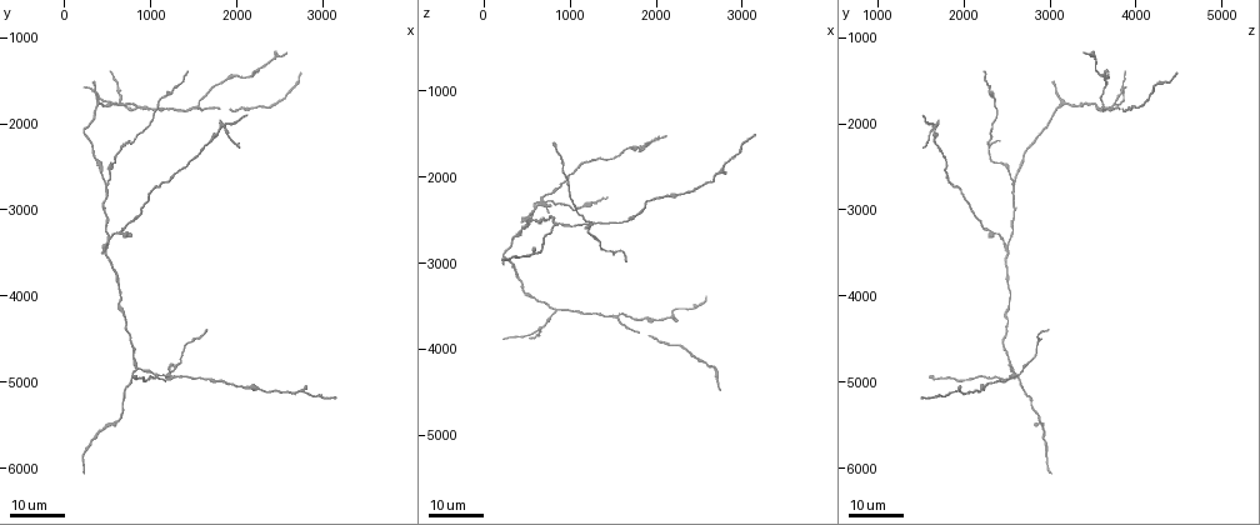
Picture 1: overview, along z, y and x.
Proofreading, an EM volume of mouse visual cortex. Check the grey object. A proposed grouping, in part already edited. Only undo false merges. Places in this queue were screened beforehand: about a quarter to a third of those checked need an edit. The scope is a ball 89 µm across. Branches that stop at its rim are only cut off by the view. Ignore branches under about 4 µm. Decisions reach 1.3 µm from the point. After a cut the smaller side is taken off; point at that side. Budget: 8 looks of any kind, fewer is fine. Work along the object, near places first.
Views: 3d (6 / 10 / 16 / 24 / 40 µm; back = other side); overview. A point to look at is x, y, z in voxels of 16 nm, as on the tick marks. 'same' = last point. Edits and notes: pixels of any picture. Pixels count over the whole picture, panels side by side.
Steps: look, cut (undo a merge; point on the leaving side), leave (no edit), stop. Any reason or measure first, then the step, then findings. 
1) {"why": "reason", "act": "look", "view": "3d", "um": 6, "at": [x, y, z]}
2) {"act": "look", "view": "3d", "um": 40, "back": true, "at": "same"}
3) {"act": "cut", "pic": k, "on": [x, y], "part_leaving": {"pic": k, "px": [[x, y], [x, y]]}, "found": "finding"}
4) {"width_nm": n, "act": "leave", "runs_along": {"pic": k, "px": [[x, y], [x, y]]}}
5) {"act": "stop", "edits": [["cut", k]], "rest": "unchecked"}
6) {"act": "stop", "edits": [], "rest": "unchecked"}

{"why": "arms part here", "act": "look", "view": "3d", "um": 24, "at": [850, 1800, 3600]}

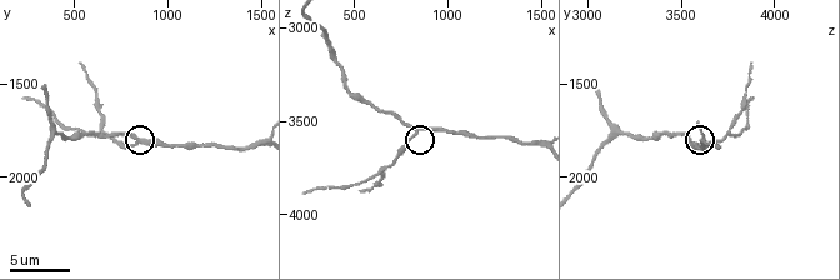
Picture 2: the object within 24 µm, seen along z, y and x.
{"why": "zoom in", "act": "look", "view": "3d", "um": 6, "at": [840, 1800, 3540]}

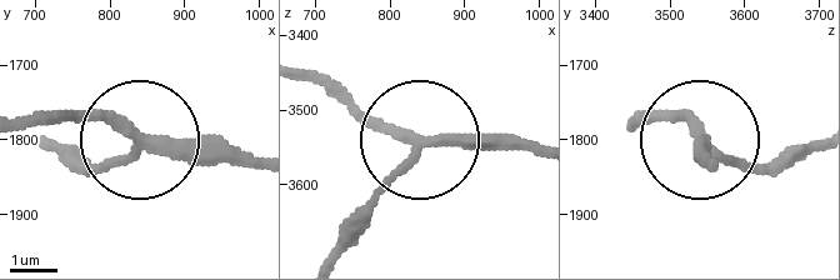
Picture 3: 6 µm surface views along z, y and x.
{"act": "leave", "runs_along": {"pic": 3, "px": [[300, 68], [415, 139], [351, 219]]}, "found": "one cell here"}

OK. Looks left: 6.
{"why": "side arm on a straight run", "act": "look", "view": "3d", "um": 10, "at": [620, 1780, 3760]}

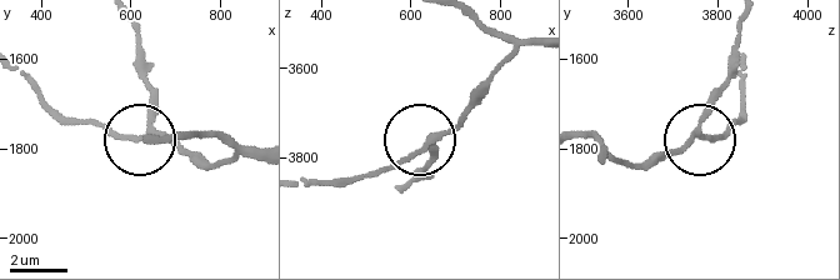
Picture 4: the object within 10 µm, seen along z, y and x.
{"side_arm_um": 7, "act": "leave", "runs_along": {"pic": 4, "px": [[586, 136], [615, 156], [659, 163], [699, 134], [730, 53]]}, "found": "all the same cell"}

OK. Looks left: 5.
{"why": "three-way junction", "act": "look", "view": "3d", "um": 24, "at": [500, 2700, 2550]}

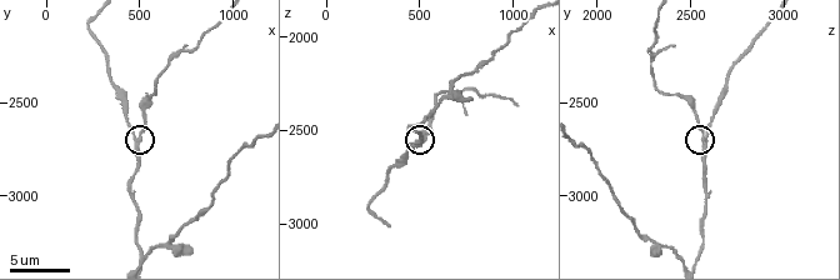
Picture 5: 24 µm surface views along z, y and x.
{"why": "closer look", "act": "look", "view": "3d", "um": 10, "at": [500, 2700, 2560]}

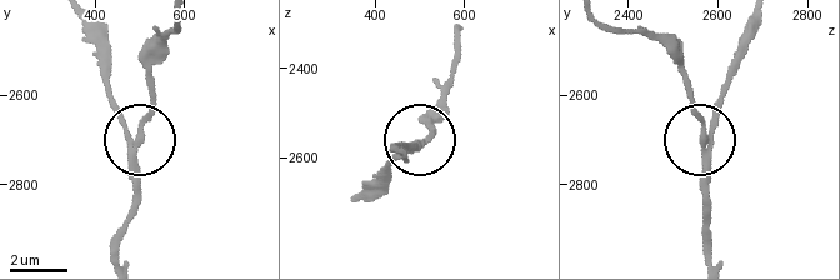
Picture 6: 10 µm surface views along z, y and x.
{"width_nm": 200, "act": "cut", "pic": 6, "on": [150, 118], "found": "two cells meet here"}

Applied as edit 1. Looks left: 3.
{"act": "look", "view": "overview"}

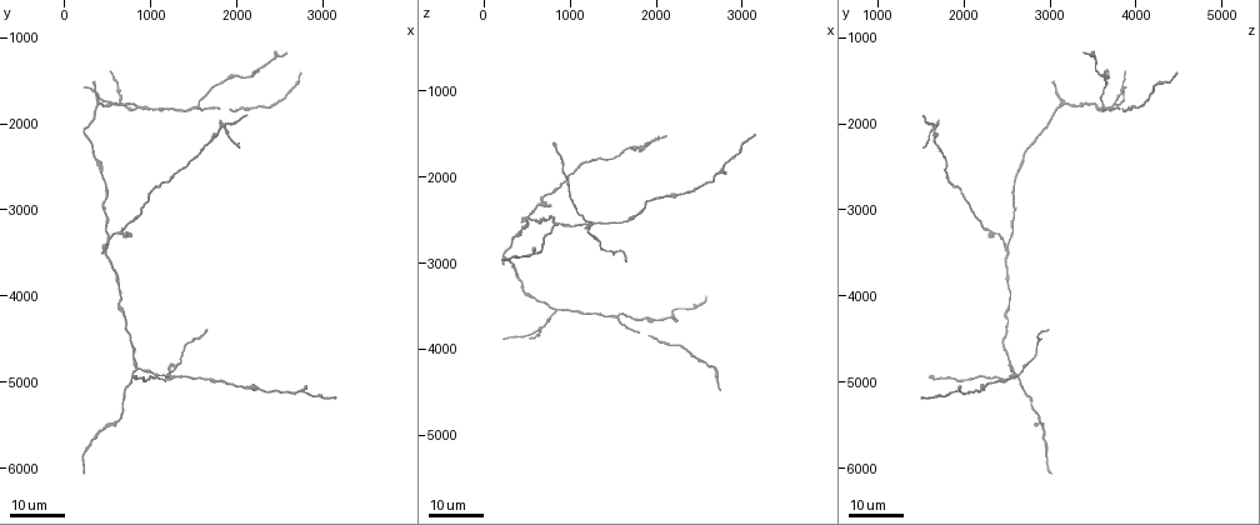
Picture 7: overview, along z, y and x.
{"why": "three-way junction", "act": "look", "view": "3d", "um": 16, "at": [450, 3400, 2450]}

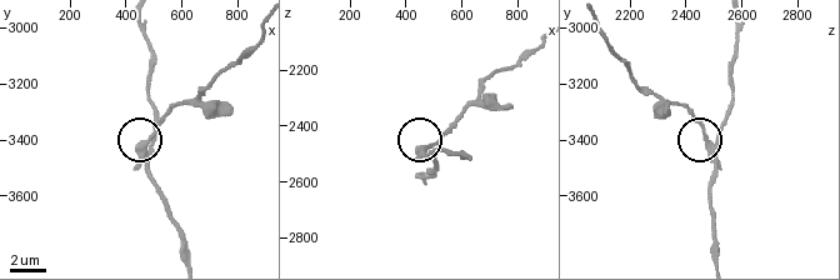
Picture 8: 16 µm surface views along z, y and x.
{"act": "look", "view": "3d", "um": 6, "at": [470, 3410, 2480]}

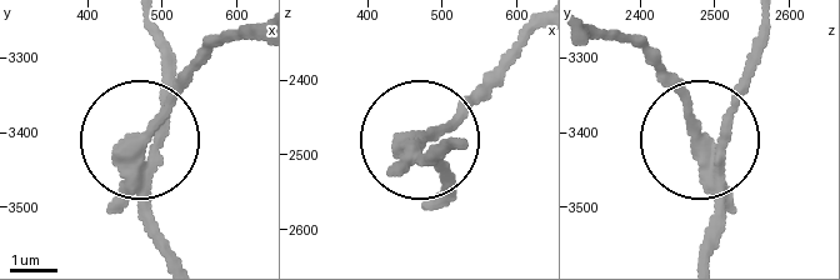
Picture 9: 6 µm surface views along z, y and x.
{"arms": 3, "act": "cut", "pic": 9, "on": [161, 121], "part_leaving": {"pic": 9, "px": [[141, 180], [145, 136], [176, 89], [220, 45], [249, 36]]}, "found": "two cells meet here"}

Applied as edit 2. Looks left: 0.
{"act": "stop", "edits": [["cut", 6], ["cut", 9]], "rest": "unchecked"}

